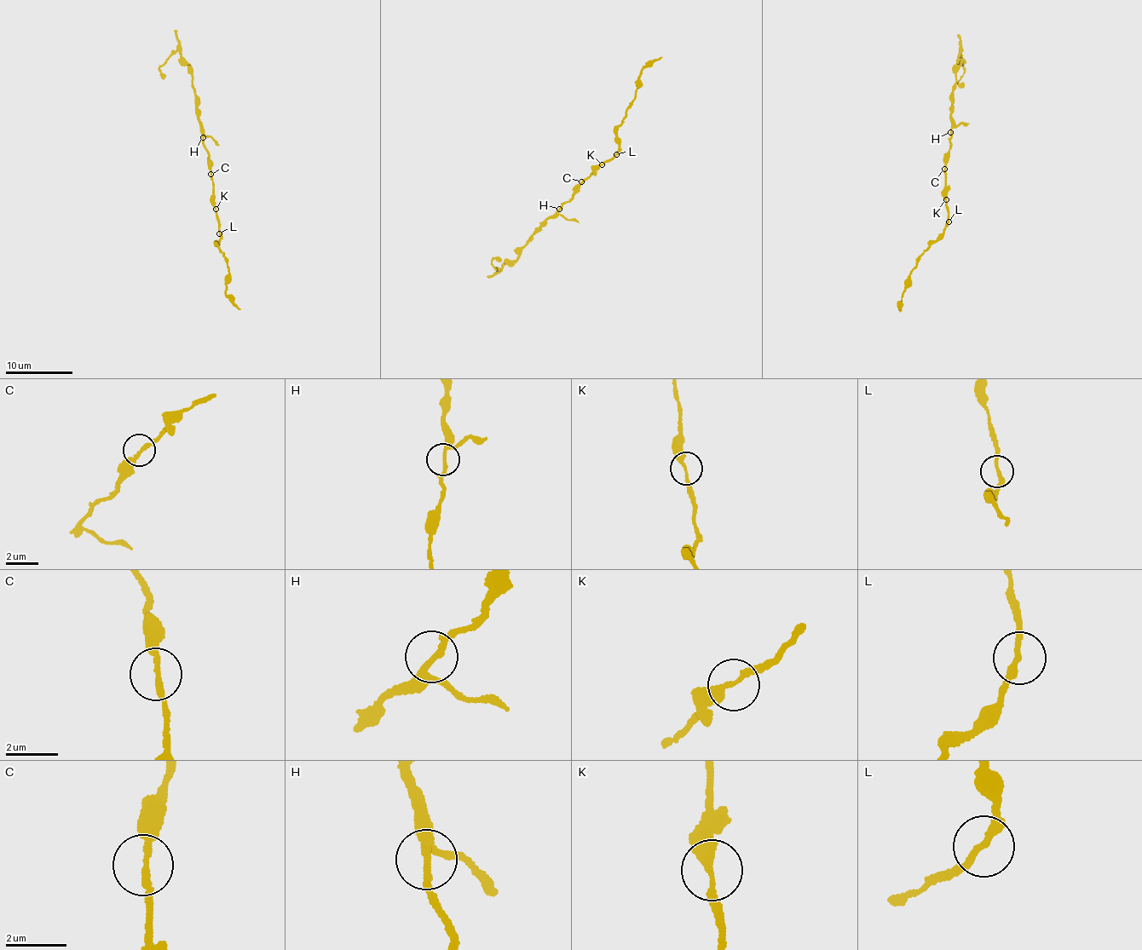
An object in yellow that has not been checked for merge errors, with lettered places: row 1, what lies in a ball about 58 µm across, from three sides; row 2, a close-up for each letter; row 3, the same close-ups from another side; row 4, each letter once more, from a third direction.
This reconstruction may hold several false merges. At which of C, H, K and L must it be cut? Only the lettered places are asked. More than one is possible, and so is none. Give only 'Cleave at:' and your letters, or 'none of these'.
Cleave at: none of these

